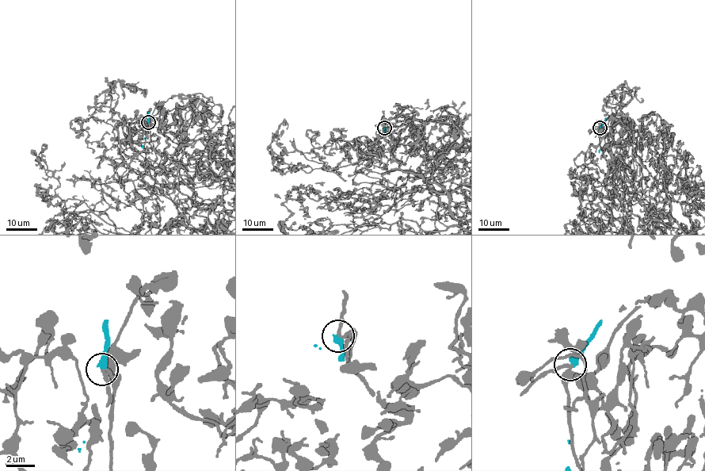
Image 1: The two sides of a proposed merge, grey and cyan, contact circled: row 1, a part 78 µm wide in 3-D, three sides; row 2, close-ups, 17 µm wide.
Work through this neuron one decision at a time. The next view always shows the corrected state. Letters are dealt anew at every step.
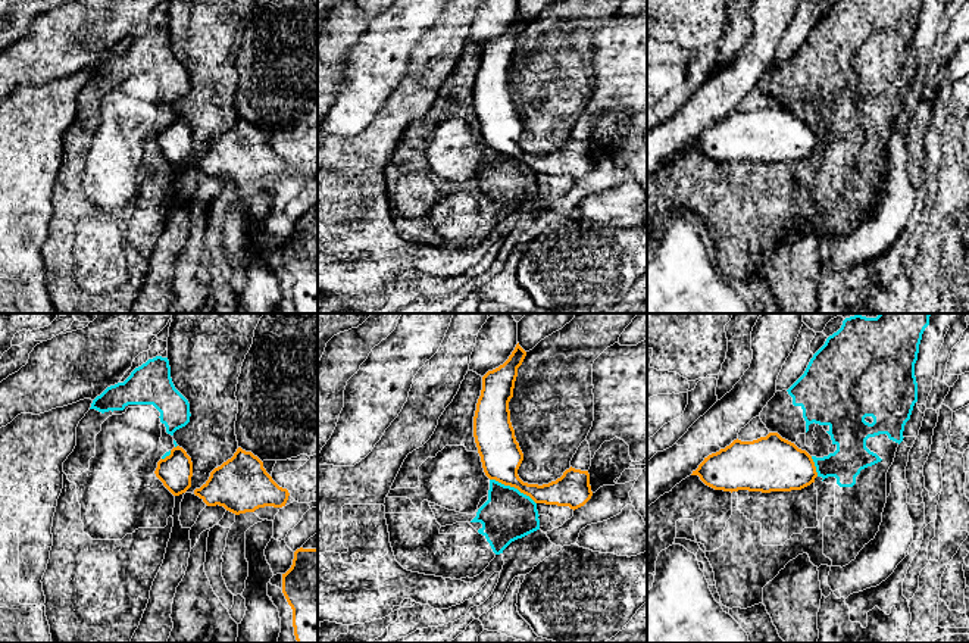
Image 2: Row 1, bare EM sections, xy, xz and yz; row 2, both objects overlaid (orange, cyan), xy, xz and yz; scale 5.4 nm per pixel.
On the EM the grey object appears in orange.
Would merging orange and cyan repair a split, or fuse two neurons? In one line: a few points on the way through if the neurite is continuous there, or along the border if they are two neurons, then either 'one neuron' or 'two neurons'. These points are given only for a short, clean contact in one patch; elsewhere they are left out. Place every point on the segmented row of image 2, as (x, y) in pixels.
border along xz (490, 478), (516, 487), (535, 503); two neurons

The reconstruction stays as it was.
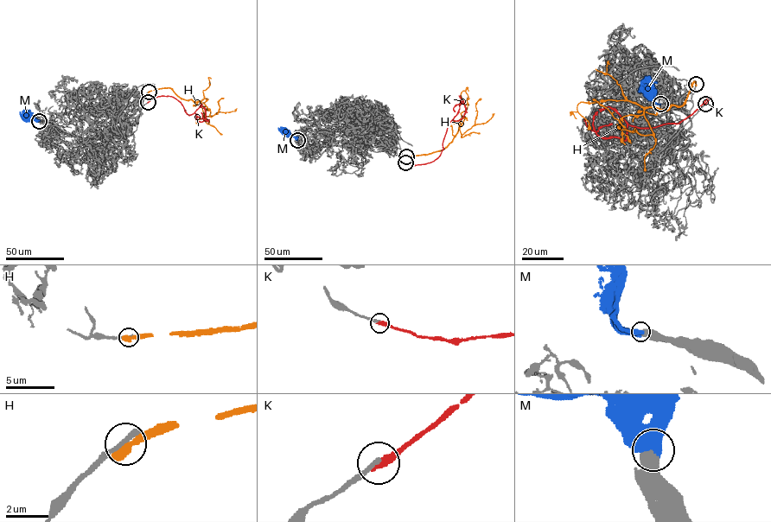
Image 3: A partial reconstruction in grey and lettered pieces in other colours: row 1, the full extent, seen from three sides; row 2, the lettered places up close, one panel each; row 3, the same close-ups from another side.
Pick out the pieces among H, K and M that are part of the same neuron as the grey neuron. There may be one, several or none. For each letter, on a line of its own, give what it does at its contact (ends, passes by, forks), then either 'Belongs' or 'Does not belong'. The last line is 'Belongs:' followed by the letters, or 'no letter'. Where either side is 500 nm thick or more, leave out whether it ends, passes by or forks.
H: It ends there. Does not belong
K: It ends there. Does not belong
M: Belongs
Belongs: M

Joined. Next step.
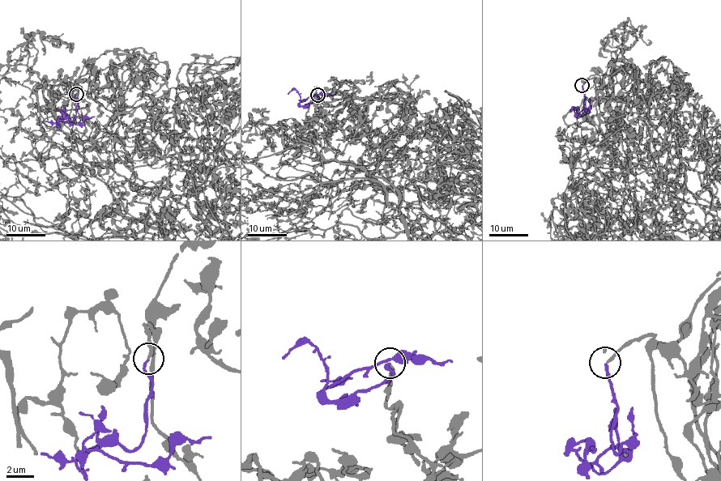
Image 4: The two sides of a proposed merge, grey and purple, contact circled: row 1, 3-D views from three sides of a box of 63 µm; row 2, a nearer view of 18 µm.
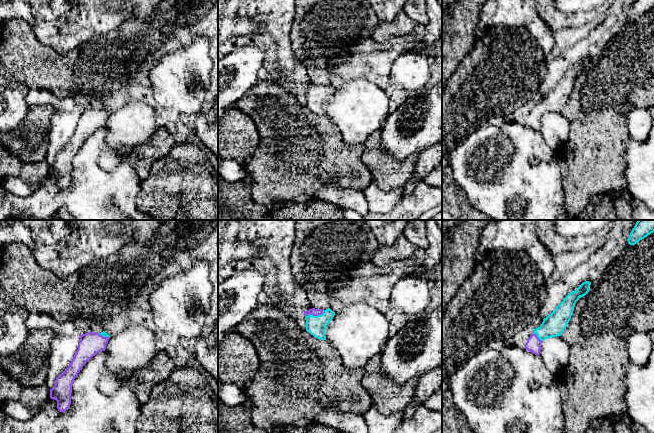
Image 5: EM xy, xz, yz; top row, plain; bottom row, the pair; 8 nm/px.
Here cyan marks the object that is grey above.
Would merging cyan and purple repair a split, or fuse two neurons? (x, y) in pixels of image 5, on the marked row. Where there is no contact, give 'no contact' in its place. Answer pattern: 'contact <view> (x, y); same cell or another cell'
contact xz (314, 316); same cell

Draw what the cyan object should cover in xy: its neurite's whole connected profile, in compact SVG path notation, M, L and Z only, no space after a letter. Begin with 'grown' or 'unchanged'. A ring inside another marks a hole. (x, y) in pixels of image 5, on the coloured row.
grown | M106 331L101 333L90 332L80 335L80 340L77 346L77 351L69 364L68 368L62 372L55 380L55 385L50 389L50 398L57 401L57 408L60 412L65 412L71 404L72 384L75 377L78 375L82 367L97 353L105 351L106 345L109 341L109 335Z

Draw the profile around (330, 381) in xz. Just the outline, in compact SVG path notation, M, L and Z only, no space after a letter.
M273 306L256 307L233 331L247 338L257 351L260 365L245 394L247 400L252 402L252 423L267 433L316 425L317 415L327 408L363 415L373 406L370 395L361 384L364 368L345 366L339 352L327 340L317 339L306 330L301 330L282 310Z

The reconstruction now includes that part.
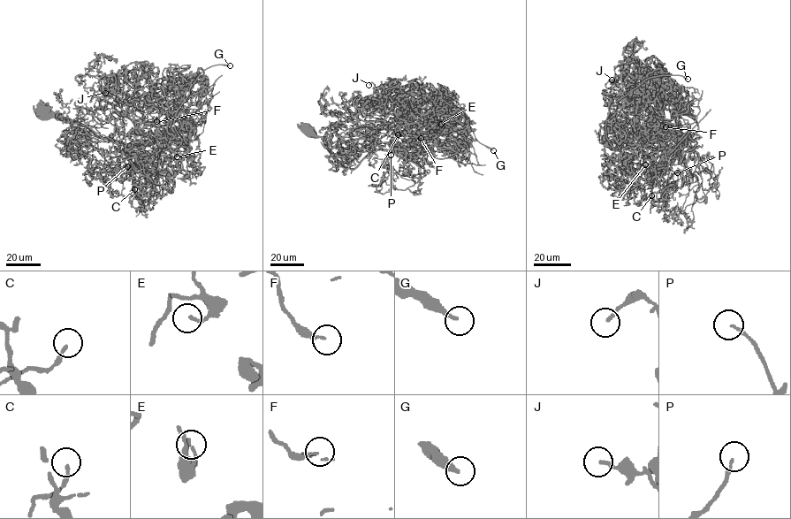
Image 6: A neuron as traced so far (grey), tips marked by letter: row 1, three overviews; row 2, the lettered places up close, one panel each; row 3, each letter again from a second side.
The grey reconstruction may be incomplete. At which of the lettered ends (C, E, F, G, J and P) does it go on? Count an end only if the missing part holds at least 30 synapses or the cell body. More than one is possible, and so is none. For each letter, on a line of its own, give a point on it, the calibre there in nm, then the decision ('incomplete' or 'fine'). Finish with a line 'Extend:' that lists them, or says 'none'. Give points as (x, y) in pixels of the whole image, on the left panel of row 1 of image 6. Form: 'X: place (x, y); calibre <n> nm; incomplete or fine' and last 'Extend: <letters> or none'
C: place (134, 189); calibre 160 nm; fine
E: place (177, 156); calibre 140 nm; fine
F: place (156, 121); calibre 140 nm; incomplete
G: place (230, 65); calibre 220 nm; incomplete
J: place (105, 93); calibre 140 nm; fine
P: place (127, 166); calibre 120 nm; incomplete
Extend: F, G, P

